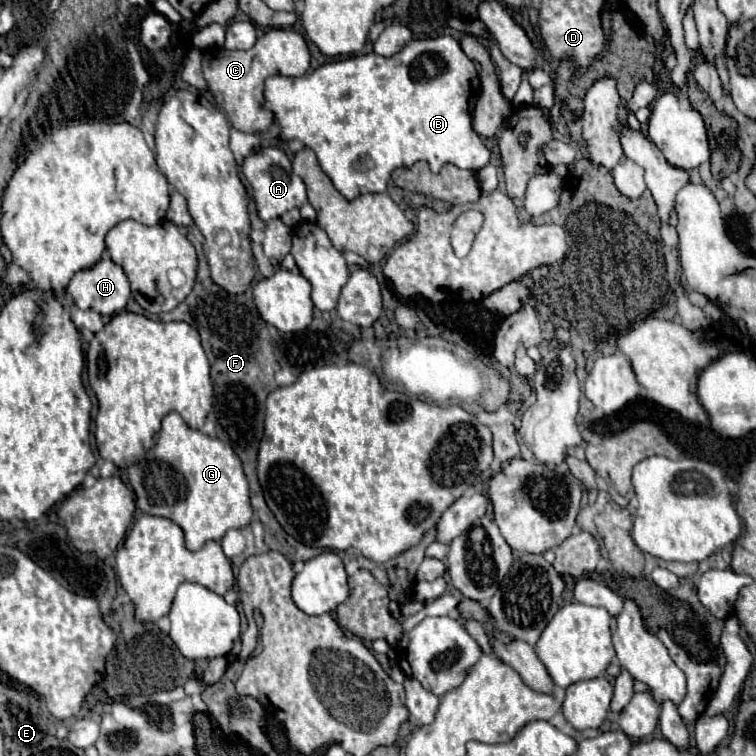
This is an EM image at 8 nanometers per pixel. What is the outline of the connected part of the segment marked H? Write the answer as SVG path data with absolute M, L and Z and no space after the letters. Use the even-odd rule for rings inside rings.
M102 256L94 268L82 270L70 280L64 298L82 310L94 308L104 316L112 316L124 310L130 298L130 282L110 256Z

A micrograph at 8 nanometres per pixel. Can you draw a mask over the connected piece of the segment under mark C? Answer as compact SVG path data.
M270 28L264 36L258 38L254 48L250 50L216 48L204 52L204 60L202 60L204 78L208 82L208 88L218 108L228 114L234 128L248 134L258 134L258 132L266 132L272 126L274 114L264 108L264 80L274 74L302 76L310 68L310 52L306 48L308 46L302 34L294 30Z

